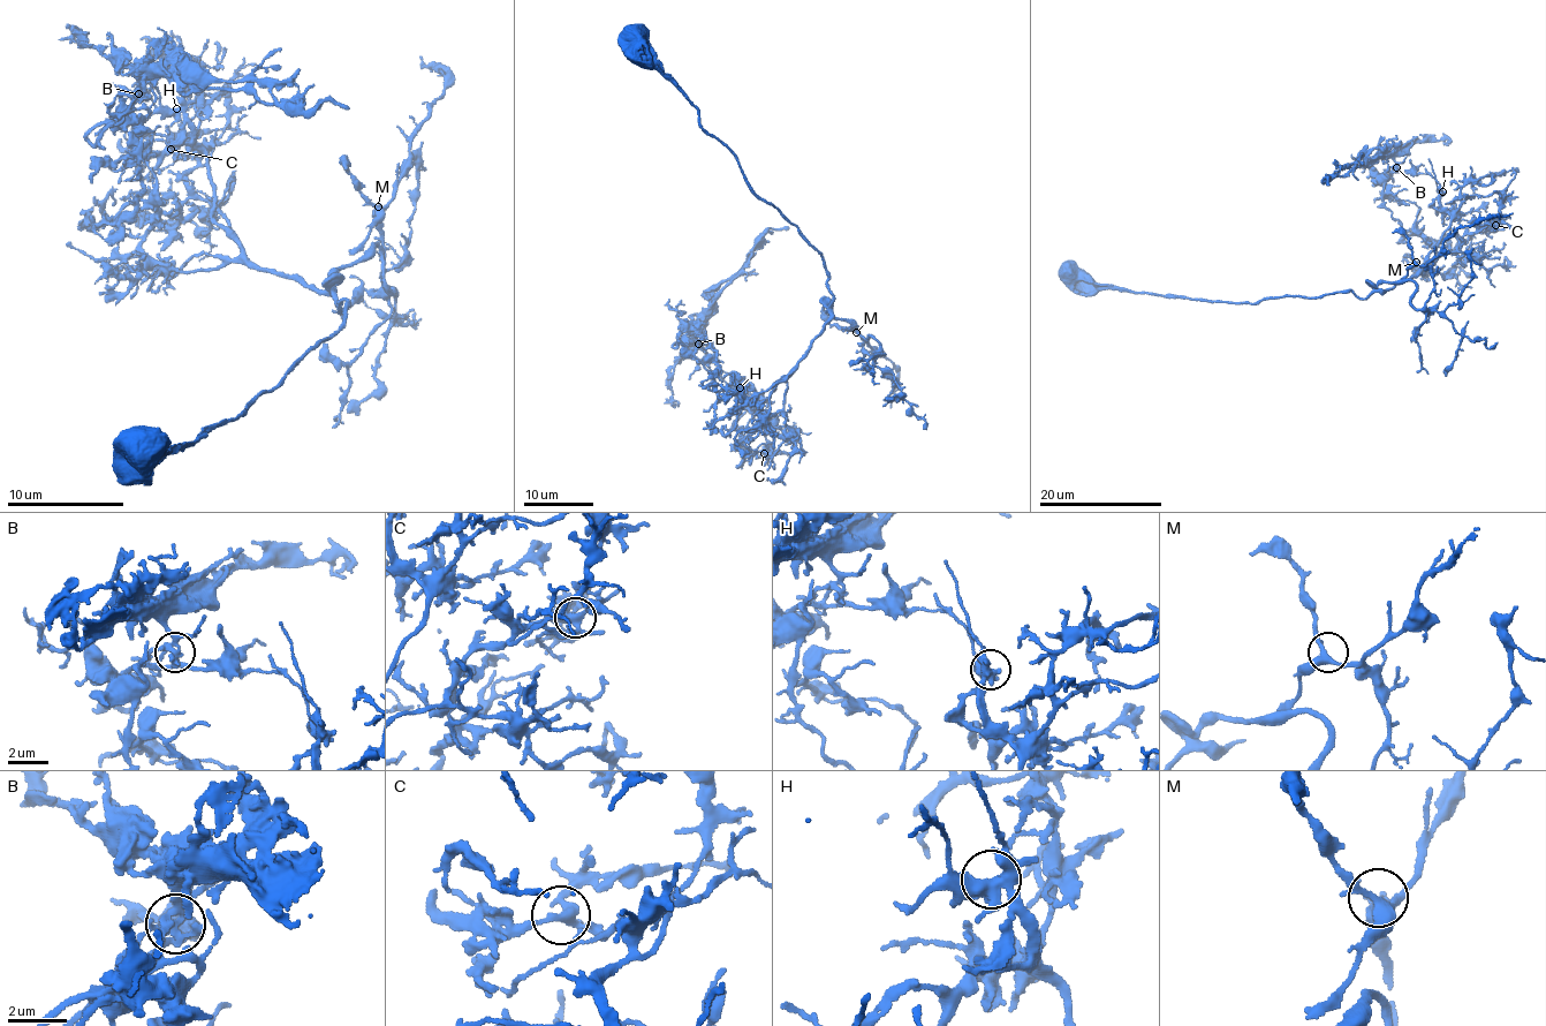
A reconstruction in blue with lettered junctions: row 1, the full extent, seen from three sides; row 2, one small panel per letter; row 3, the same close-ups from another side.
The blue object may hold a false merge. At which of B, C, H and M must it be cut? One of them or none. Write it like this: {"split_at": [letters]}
{"split_at": ["B"]}

